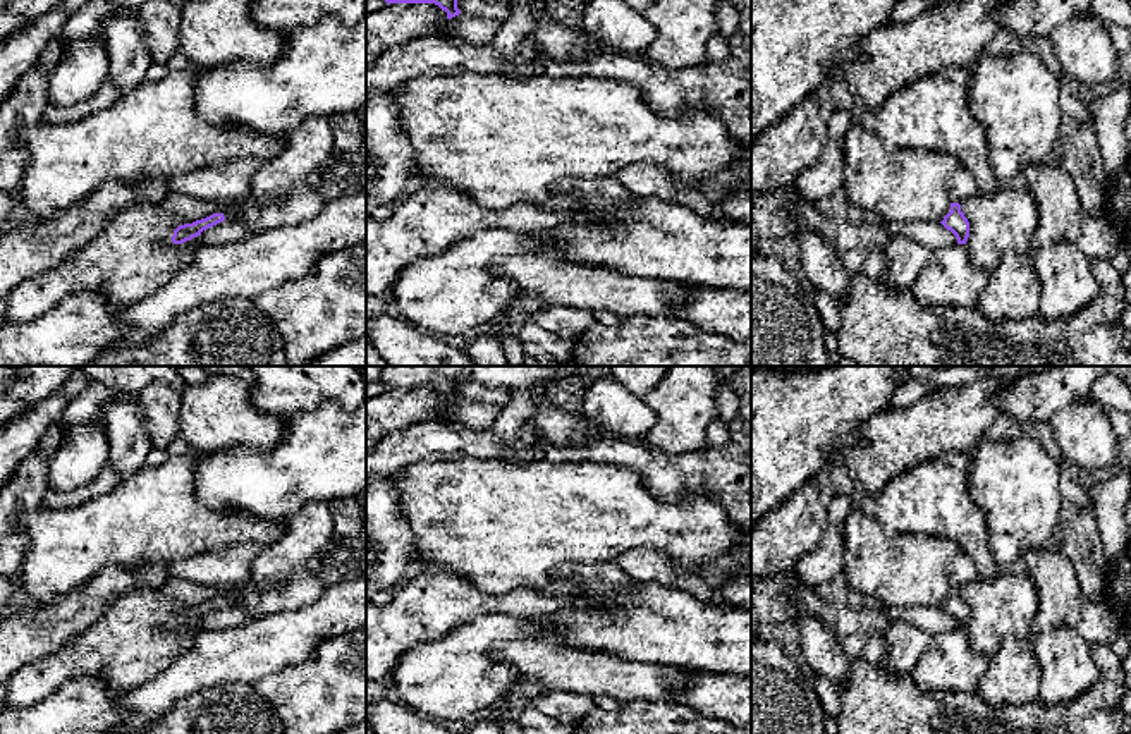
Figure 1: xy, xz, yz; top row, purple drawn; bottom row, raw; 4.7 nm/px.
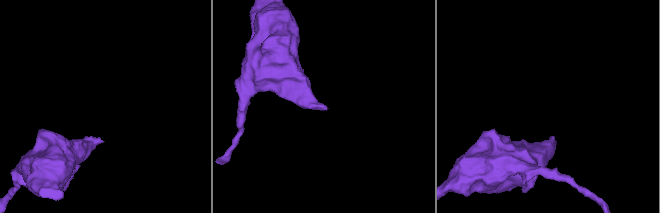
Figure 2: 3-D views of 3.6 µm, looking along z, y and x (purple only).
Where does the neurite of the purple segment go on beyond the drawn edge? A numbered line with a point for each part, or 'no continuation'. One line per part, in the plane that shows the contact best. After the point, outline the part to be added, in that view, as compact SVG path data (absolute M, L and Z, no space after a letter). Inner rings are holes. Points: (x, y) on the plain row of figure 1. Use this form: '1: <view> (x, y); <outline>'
1: yz (963, 569); M959 550L951 562L949 578L951 588L961 590L966 583L978 581L980 574L975 562L963 550Z

